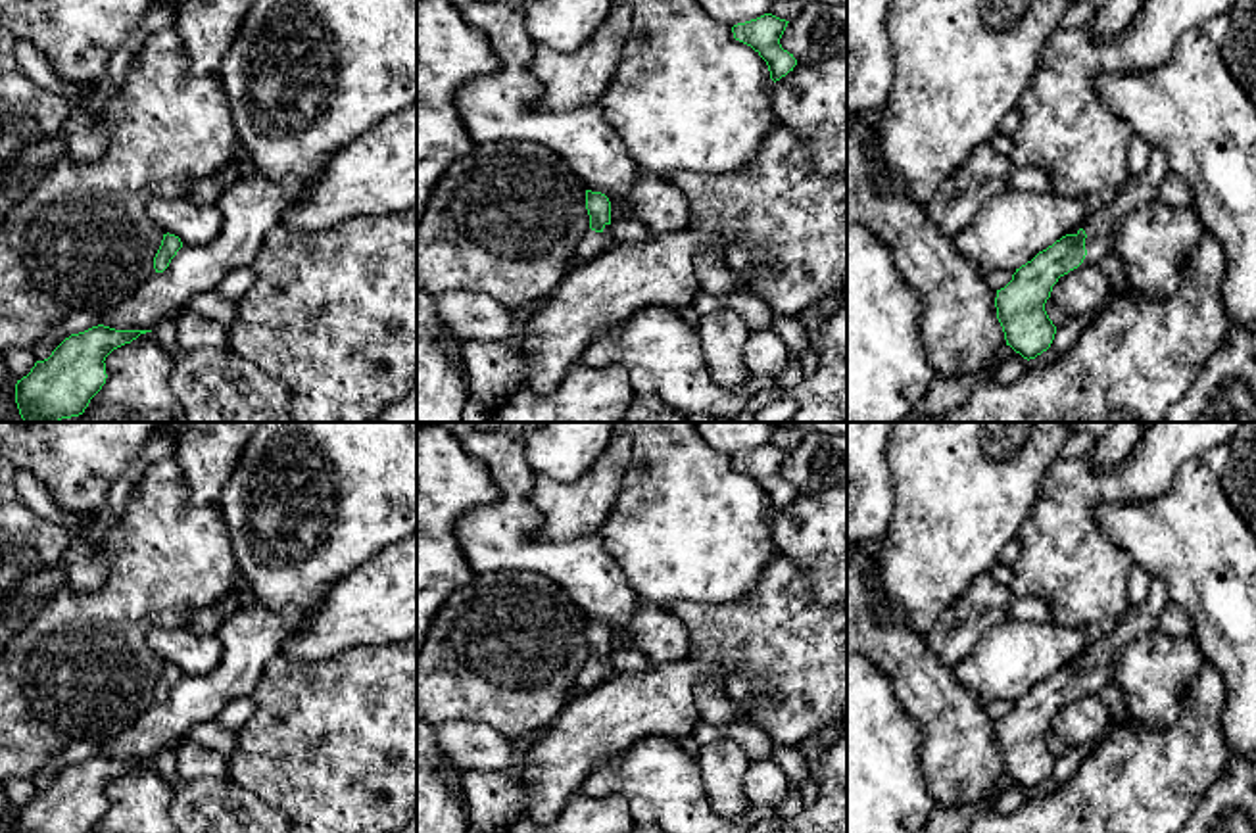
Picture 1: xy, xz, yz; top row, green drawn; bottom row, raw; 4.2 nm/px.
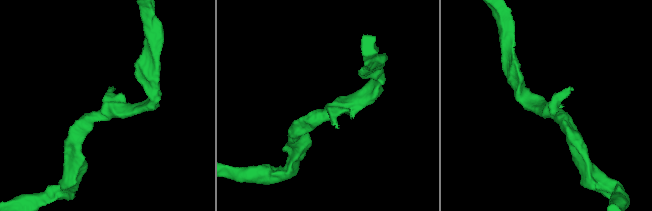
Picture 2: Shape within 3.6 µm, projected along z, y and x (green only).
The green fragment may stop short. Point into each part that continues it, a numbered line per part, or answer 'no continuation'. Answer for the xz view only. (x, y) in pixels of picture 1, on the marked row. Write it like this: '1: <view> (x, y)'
1: xz (592, 244)

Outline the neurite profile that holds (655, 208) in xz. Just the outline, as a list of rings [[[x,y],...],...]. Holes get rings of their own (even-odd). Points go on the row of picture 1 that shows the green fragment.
[[[641,175],[622,205],[611,205],[611,238],[616,244],[645,244],[686,230],[689,207],[668,180]]]

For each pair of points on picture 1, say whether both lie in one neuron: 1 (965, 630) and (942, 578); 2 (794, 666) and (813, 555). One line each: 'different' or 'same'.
1: different
2: different

